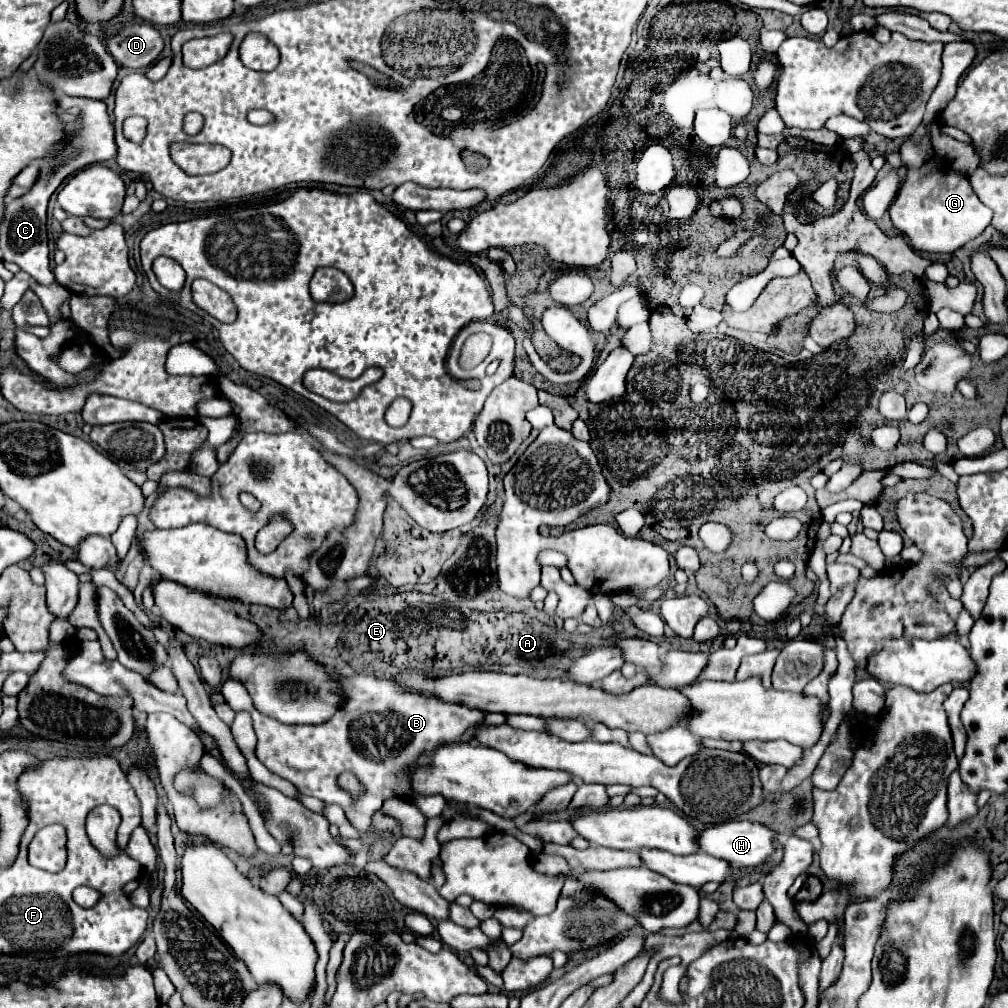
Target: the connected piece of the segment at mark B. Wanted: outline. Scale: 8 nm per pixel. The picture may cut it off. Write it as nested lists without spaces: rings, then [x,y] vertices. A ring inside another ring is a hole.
[[[356,674],[350,678],[346,678],[346,676],[338,676],[338,678],[344,686],[346,702],[344,702],[344,706],[340,706],[340,710],[334,714],[334,718],[330,722],[324,722],[320,726],[284,726],[284,724],[276,722],[274,718],[258,714],[258,710],[252,706],[252,700],[250,700],[244,684],[240,684],[238,680],[227,679],[221,688],[221,694],[225,698],[226,704],[234,712],[246,710],[252,716],[252,726],[258,736],[256,758],[270,772],[278,774],[284,780],[290,780],[298,788],[298,792],[302,792],[306,796],[314,796],[322,802],[340,804],[348,812],[348,820],[354,824],[356,830],[368,830],[372,810],[378,810],[378,806],[382,806],[384,798],[388,798],[388,796],[400,796],[400,798],[406,796],[406,800],[414,802],[428,818],[434,818],[436,814],[440,814],[446,802],[440,796],[434,796],[434,798],[414,796],[408,790],[408,770],[412,768],[414,760],[424,750],[444,744],[444,742],[452,742],[452,740],[460,738],[472,724],[484,720],[484,712],[478,708],[468,708],[466,704],[446,702],[438,696],[426,696],[426,694],[418,694],[412,690],[404,690],[392,678],[386,678],[386,676],[382,678],[382,676],[358,676]],[[344,772],[356,774],[356,778],[364,786],[364,794],[360,794],[356,800],[352,798],[352,794],[348,794],[346,790],[342,790],[338,786],[338,776]]]

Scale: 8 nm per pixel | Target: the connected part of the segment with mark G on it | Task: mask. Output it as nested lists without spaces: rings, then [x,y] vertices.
[[[940,166],[940,170],[924,178],[918,174],[918,168],[908,168],[908,178],[888,212],[894,228],[906,234],[916,250],[944,254],[954,254],[966,242],[980,236],[992,220],[992,210],[980,202],[968,178],[946,166]]]

